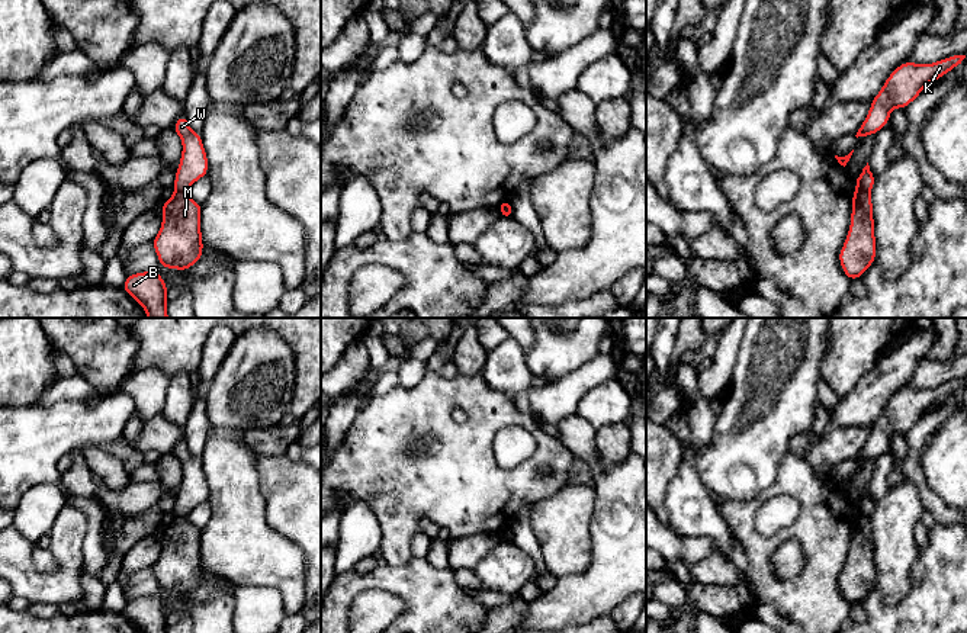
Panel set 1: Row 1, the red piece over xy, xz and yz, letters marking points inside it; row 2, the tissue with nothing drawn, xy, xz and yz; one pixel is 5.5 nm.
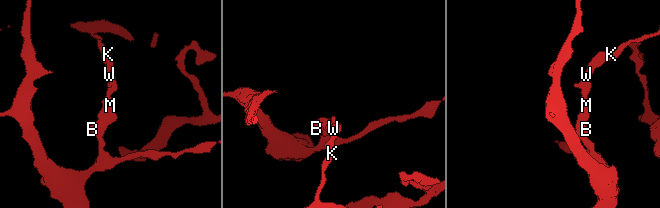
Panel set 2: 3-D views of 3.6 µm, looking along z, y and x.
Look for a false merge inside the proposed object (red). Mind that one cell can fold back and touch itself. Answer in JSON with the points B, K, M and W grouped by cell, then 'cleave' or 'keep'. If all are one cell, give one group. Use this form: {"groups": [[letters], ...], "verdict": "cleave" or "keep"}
{"groups": [["B", "M"], ["K", "W"]], "verdict": "cleave"}

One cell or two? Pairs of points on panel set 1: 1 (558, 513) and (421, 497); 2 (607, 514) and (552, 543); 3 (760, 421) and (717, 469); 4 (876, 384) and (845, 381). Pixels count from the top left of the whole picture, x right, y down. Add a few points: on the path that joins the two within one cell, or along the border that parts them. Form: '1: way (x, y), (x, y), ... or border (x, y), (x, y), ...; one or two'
1: border (562, 487), (553, 495), (539, 500), (533, 505); two
2: border (596, 489), (591, 519), (591, 558); two
3: way (751, 433), (729, 458); one
4: border (877, 360), (857, 385), (839, 398); two

